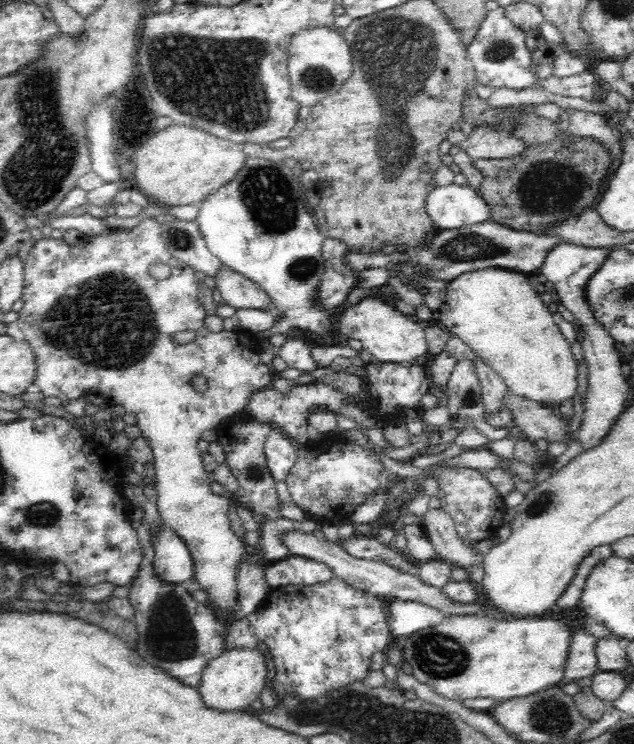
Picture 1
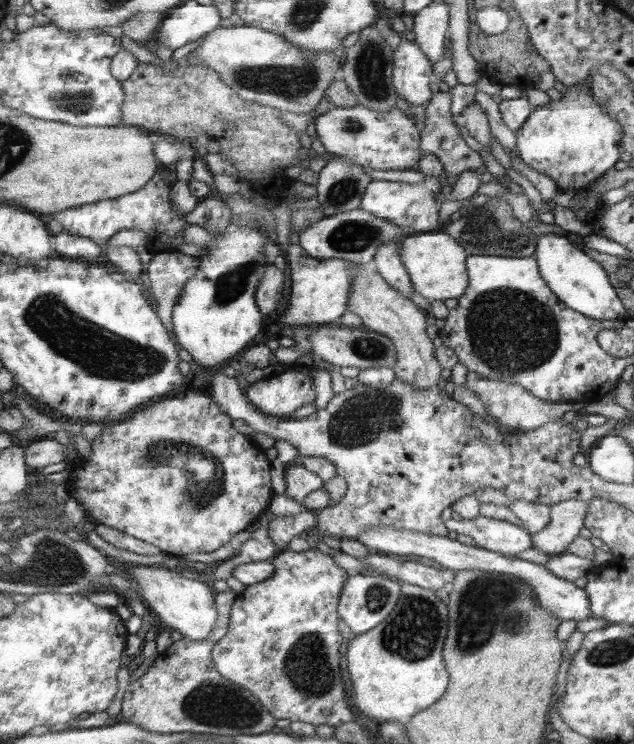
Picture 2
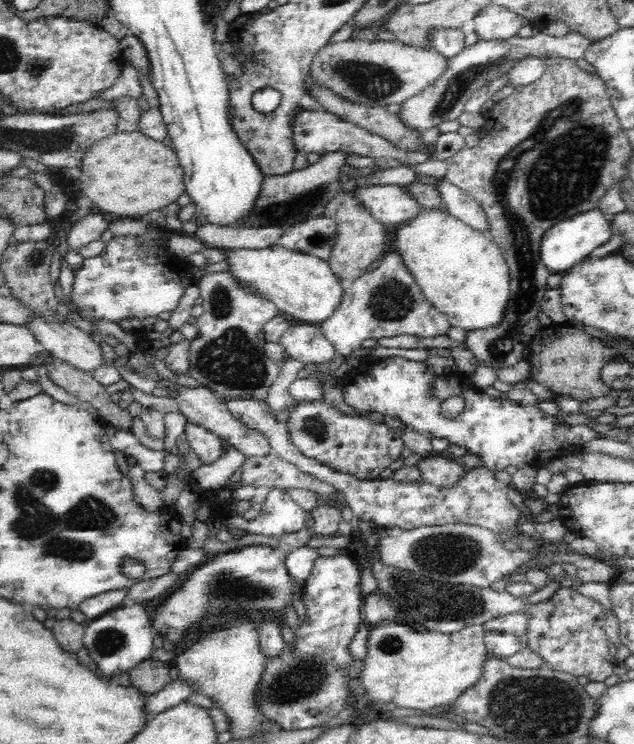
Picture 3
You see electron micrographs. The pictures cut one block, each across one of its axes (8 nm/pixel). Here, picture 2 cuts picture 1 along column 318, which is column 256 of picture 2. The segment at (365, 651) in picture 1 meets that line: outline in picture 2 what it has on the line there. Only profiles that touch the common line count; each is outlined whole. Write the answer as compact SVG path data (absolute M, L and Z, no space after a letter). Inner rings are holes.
M319 548L309 552L279 552L273 566L275 574L267 582L245 588L233 604L229 634L213 650L217 668L225 674L225 678L249 688L257 698L261 698L263 706L275 714L275 718L287 718L291 722L301 720L313 724L315 728L319 724L341 726L345 722L353 722L355 714L347 704L347 692L343 686L343 636L339 630L341 596L351 576L337 566L333 556L321 552Z

